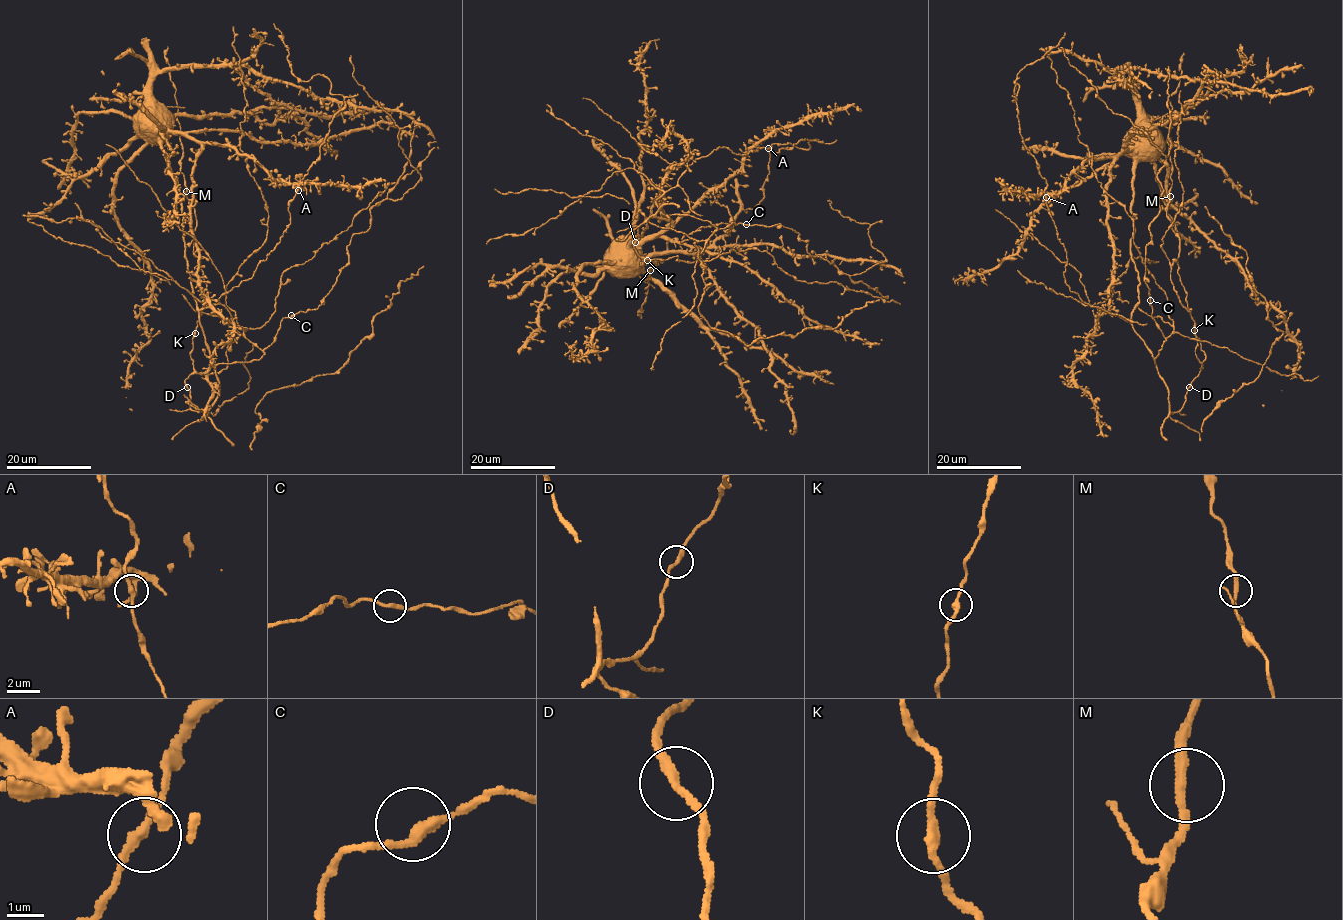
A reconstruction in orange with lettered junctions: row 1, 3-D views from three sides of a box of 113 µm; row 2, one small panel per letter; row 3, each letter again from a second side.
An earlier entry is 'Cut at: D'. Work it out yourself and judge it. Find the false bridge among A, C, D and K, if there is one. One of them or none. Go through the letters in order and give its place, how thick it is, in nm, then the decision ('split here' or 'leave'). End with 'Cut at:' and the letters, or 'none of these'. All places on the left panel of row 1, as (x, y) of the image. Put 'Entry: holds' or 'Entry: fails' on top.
Entry: fails
A: at (298, 190); 240 nm thick; leave
C: at (291, 315); 240 nm thick; leave
D: at (187, 387); 220 nm thick; leave
K: at (195, 333); 240 nm thick; leave
Cut at: none of these

